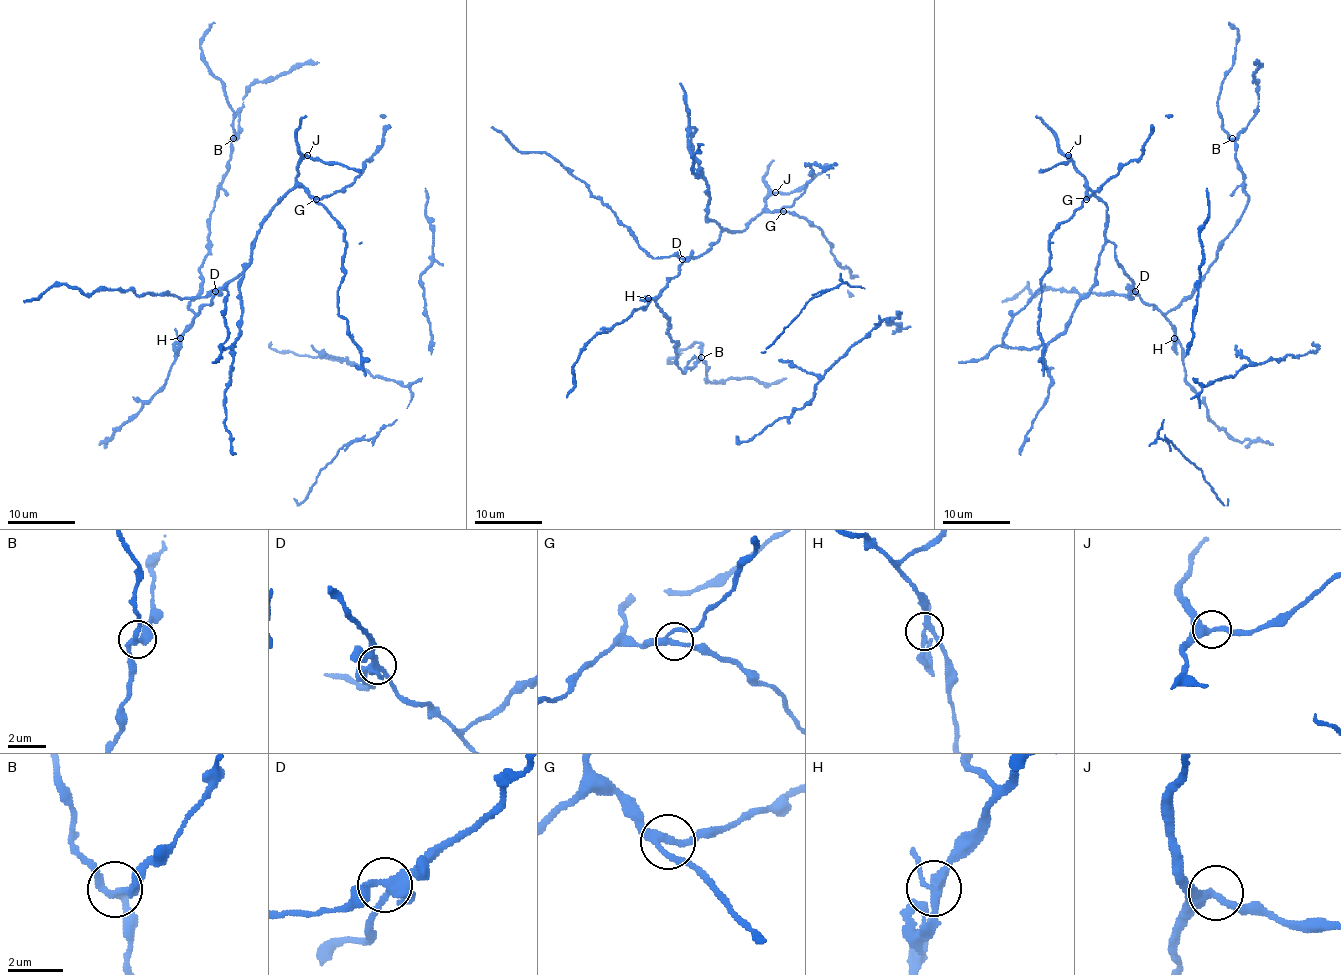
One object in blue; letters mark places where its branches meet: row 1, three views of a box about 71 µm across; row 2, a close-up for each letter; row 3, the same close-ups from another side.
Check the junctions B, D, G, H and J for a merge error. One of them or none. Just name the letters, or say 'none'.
H

